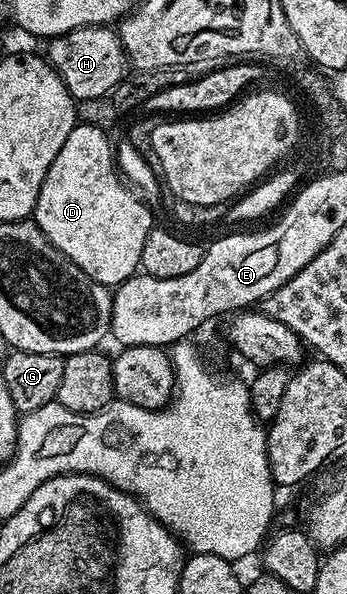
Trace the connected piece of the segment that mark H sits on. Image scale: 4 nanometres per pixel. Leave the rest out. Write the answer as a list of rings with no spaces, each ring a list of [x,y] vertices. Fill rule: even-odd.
[[[113,27],[77,28],[63,36],[49,37],[45,44],[44,59],[60,74],[75,101],[106,96],[127,79],[126,51]]]

